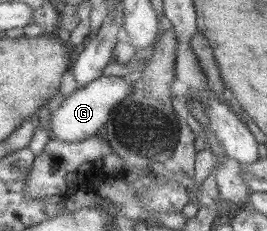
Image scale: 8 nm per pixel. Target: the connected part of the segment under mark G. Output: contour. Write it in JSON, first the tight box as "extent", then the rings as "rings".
{"extent":[49,76,132,142],"rings":[[[103,76],[91,80],[87,85],[76,90],[67,98],[63,99],[60,106],[50,113],[49,127],[52,133],[49,133],[49,139],[61,140],[61,142],[79,142],[94,136],[101,129],[109,118],[109,111],[115,108],[116,104],[125,100],[131,93],[132,83],[125,78],[115,78],[115,76]]]}

